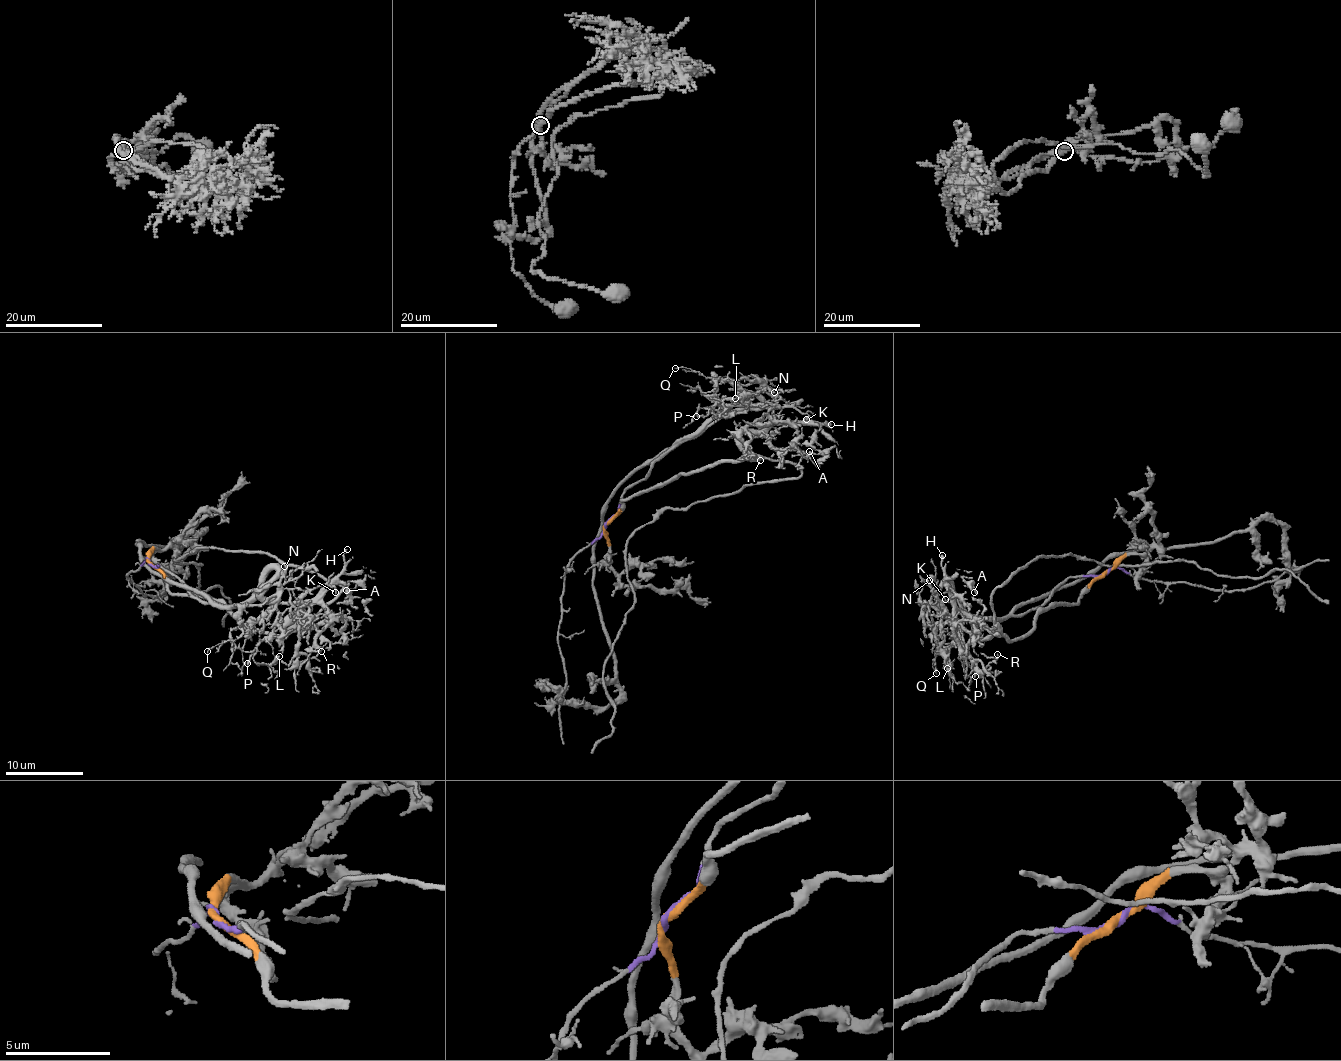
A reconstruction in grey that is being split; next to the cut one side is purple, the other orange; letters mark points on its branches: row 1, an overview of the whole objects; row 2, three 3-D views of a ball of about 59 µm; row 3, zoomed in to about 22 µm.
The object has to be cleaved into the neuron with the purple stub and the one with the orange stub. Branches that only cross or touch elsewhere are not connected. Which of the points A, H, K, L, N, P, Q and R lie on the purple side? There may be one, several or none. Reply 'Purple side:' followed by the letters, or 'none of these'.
Purple side: L, N, P, Q

